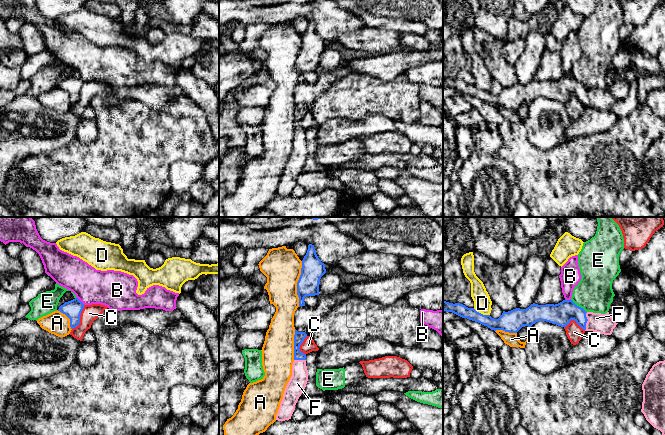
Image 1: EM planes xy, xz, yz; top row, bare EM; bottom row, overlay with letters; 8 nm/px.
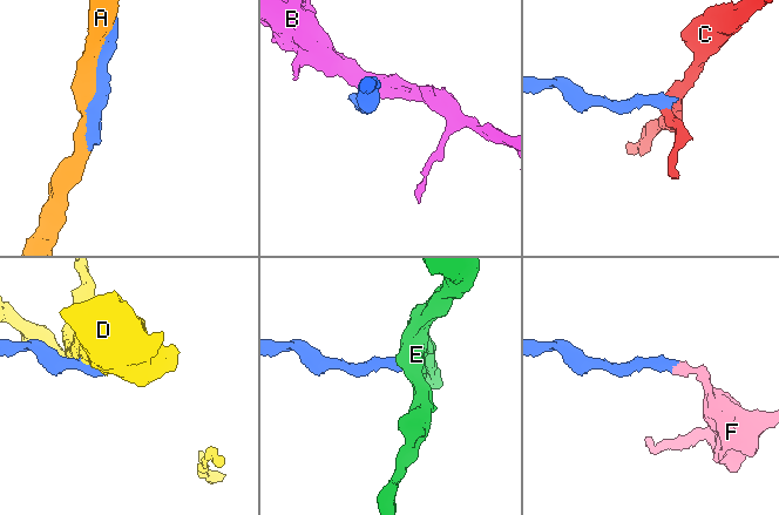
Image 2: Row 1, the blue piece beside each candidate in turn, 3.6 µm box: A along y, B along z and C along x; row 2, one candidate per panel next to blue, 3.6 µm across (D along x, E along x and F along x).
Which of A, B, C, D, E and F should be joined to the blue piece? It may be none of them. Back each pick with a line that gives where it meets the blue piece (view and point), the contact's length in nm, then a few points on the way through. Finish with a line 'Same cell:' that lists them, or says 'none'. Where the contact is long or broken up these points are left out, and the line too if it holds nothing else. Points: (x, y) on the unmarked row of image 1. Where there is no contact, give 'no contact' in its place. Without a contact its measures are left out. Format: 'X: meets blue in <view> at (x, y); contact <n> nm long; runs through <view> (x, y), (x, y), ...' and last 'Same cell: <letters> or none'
F: meets blue in yz at (587, 96); contact 150 nm long; runs through yz (561, 90), (578, 90), (587, 96), (600, 99)
Same cell: F

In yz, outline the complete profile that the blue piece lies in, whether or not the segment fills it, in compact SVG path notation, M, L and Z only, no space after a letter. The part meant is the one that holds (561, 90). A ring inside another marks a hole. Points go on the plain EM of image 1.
M566 75L555 81L533 79L526 85L516 84L508 88L503 87L498 95L494 95L490 91L483 91L474 84L468 84L460 79L453 80L443 77L443 87L478 98L491 106L503 106L509 109L517 109L523 102L530 104L538 97L566 103L571 96L574 96L585 107L611 111L618 100L609 88L606 90L586 88L572 76Z

